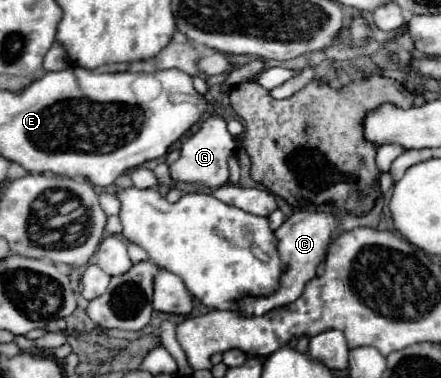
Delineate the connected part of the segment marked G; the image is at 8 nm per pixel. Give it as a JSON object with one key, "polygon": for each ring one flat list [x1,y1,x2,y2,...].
{"polygon":[[221,116,207,118,201,128,183,142,181,158,171,164,171,176,177,182,189,182,203,188,219,188,229,182,229,156,235,152,237,140,227,132,227,122]]}

